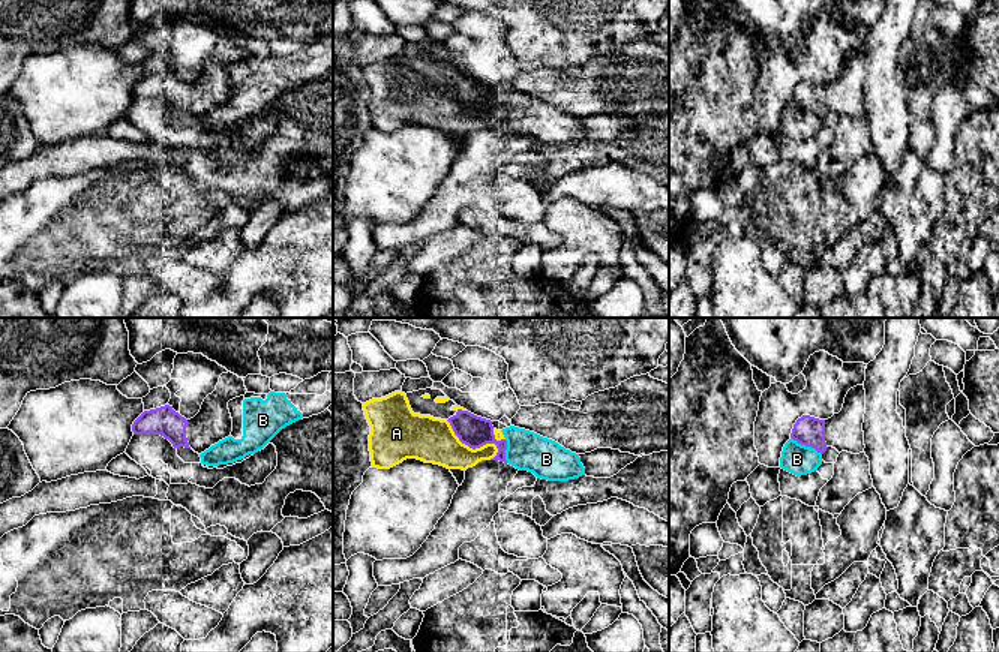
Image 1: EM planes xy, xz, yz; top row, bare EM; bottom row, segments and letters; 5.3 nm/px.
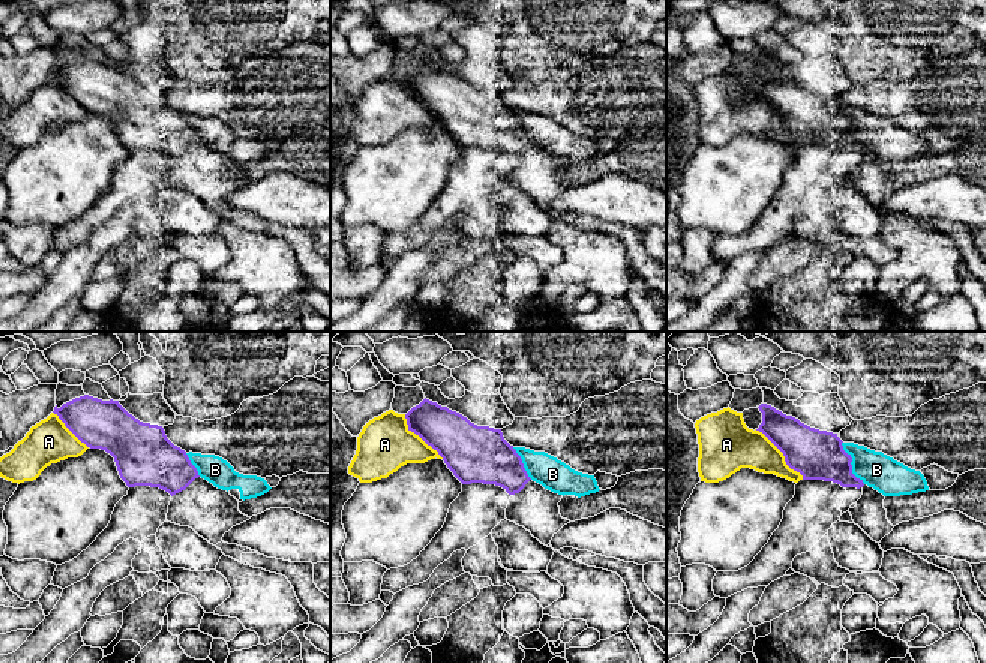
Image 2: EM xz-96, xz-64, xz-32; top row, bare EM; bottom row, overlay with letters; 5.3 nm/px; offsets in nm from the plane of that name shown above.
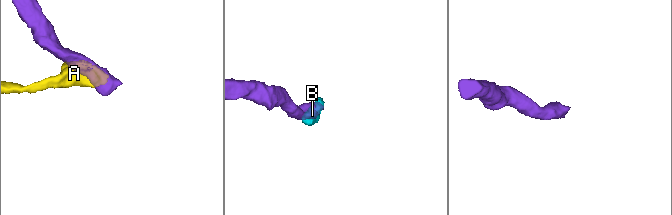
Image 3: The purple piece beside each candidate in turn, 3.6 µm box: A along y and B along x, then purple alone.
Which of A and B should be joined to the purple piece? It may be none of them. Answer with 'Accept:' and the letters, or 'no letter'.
Accept: no letter

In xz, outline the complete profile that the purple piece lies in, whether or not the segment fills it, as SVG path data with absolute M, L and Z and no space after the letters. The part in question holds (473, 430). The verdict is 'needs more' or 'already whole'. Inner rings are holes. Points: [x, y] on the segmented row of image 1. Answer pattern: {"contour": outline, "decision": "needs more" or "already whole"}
{"contour": "M458 409L458 412L447 420L454 432L454 435L459 438L459 441L470 448L476 450L486 444L495 444L498 448L498 453L490 460L500 460L507 463L506 460L506 450L507 450L507 441L501 439L496 441L494 435L494 426L490 420L477 417L468 411Z", "decision": "already whole"}

